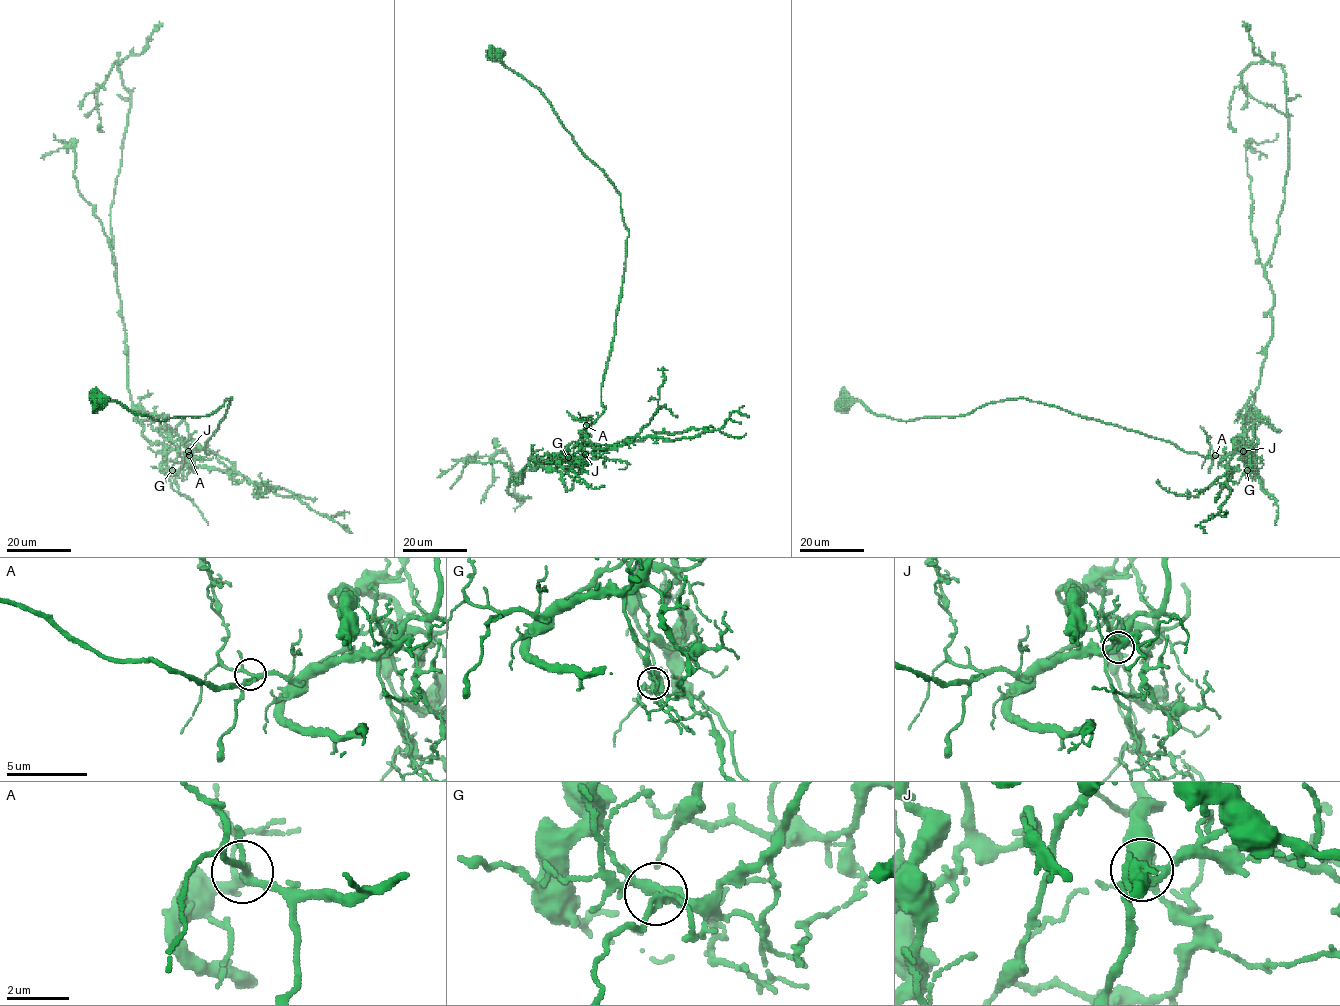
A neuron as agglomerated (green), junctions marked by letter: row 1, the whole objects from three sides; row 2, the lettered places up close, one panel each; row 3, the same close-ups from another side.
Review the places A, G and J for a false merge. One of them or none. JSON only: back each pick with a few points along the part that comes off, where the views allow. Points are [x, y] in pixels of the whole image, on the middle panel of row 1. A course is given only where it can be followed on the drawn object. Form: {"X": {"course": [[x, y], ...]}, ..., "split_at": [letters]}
{"split_at": []}

